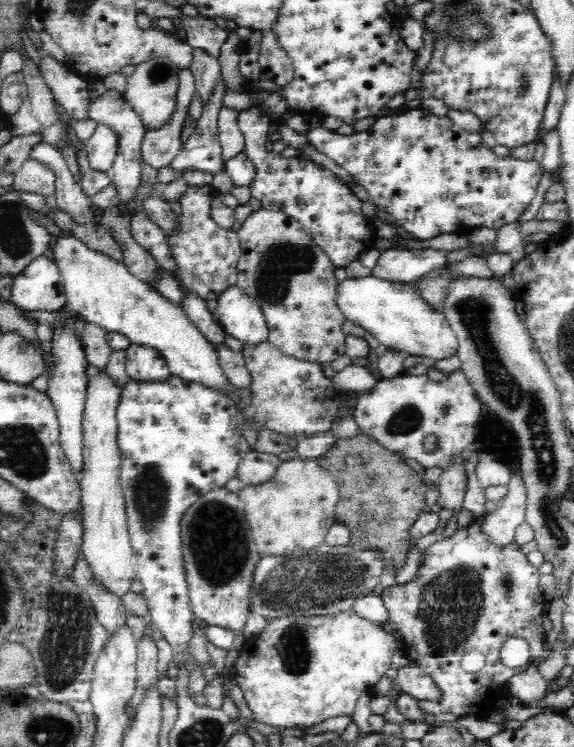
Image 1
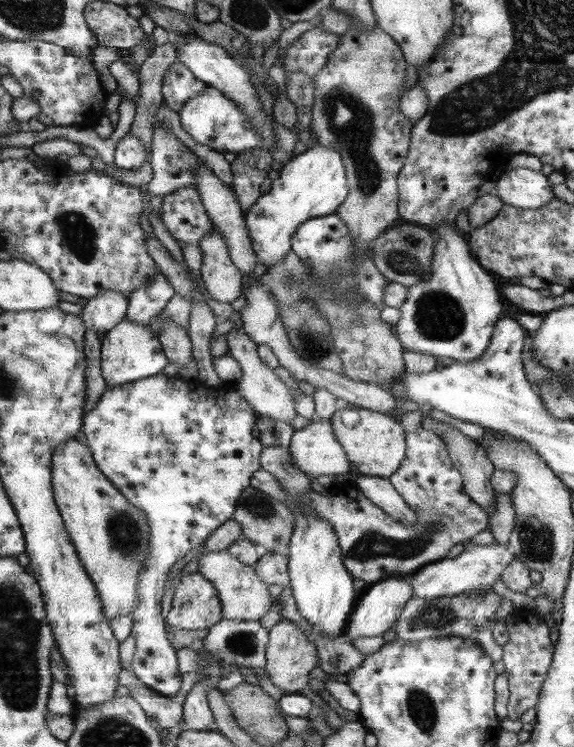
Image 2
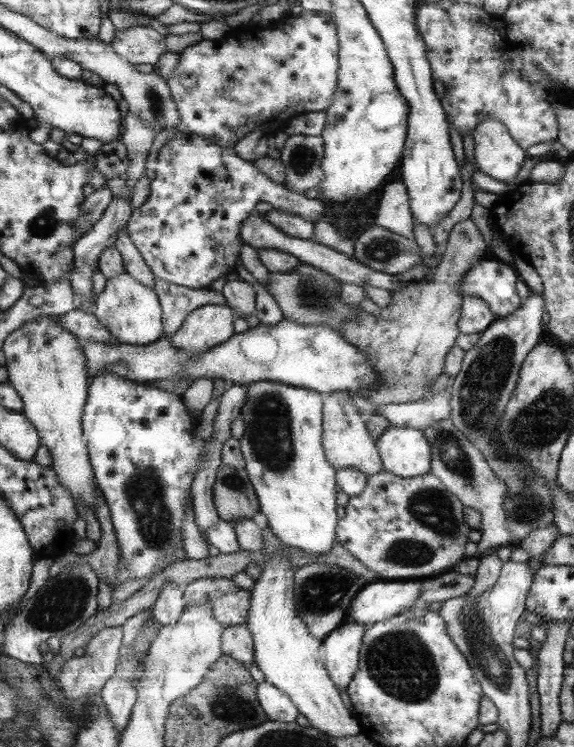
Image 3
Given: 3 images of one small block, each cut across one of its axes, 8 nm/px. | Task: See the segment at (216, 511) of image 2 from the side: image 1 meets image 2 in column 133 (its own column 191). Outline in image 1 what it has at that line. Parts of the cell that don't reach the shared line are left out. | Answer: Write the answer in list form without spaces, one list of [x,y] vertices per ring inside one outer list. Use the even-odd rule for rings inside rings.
[[[174,375],[157,383],[130,380],[125,385],[116,410],[117,445],[121,456],[119,485],[123,488],[127,529],[135,556],[135,576],[141,582],[141,593],[147,602],[150,620],[172,648],[171,662],[174,662],[175,668],[183,668],[190,675],[199,670],[199,666],[192,661],[194,657],[188,645],[195,631],[192,622],[196,616],[189,606],[188,583],[185,582],[181,560],[181,518],[200,497],[212,492],[212,489],[225,488],[228,480],[237,476],[238,464],[251,450],[242,435],[233,401],[221,392]]]

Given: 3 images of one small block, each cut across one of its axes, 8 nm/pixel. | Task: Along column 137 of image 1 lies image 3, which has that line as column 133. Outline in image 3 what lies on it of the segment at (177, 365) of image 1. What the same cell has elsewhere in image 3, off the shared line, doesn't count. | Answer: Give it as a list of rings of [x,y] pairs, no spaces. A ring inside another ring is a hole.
[[[123,272],[106,280],[105,288],[94,300],[93,316],[118,343],[146,345],[161,339],[162,308],[157,294]]]

